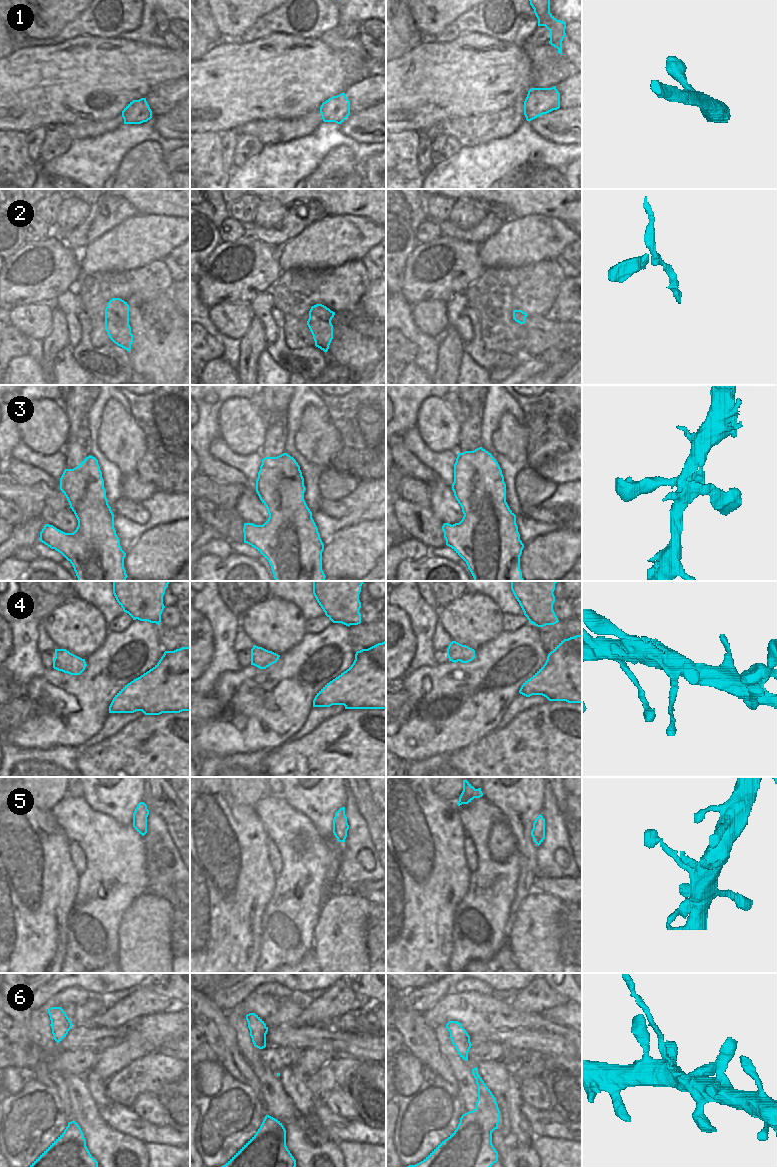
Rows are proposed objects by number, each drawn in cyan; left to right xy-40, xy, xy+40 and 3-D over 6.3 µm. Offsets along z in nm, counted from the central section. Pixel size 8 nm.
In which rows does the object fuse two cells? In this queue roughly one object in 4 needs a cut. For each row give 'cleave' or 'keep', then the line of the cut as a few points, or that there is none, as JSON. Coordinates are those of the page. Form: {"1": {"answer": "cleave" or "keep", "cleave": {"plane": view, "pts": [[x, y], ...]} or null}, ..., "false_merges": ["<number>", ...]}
{"1": {"answer": "keep", "cleave": null}, "2": {"answer": "cleave", "cleave": {"plane": "xy", "pts": [[330, 311], [331, 319]]}}, "3": {"answer": "keep", "cleave": null}, "4": {"answer": "keep", "cleave": null}, "5": {"answer": "keep", "cleave": null}, "6": {"answer": "cleave", "cleave": {"plane": "xy", "pts": [[265, 1026], [259, 1048]]}}, "false_merges": ["2", "6"]}

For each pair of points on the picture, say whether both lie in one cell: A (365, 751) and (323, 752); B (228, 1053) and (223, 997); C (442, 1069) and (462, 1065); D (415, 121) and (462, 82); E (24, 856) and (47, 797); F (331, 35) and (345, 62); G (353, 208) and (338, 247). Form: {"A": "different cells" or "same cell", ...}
{"A": "same cell", "B": "different cells", "C": "different cells", "D": "same cell", "E": "different cells", "F": "different cells", "G": "different cells"}

